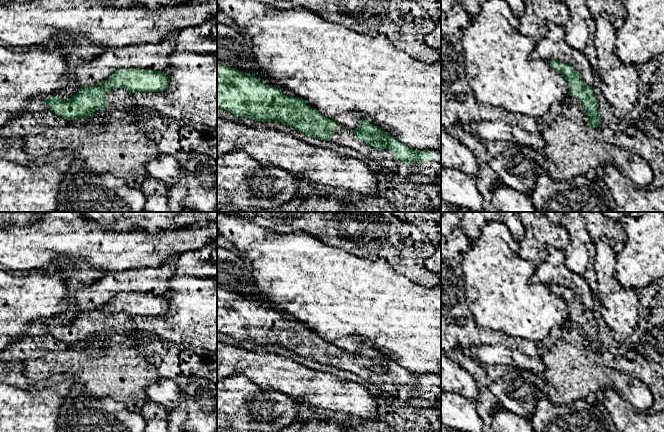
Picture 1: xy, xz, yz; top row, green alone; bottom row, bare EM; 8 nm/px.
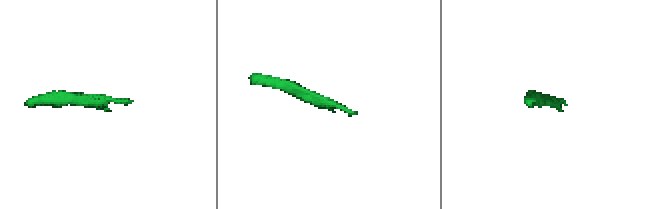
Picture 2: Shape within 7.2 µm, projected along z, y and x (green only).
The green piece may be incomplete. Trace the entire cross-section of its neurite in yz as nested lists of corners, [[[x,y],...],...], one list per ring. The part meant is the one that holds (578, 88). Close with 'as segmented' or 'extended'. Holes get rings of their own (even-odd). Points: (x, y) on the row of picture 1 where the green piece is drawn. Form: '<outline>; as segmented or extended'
[[[554,59],[547,62],[553,70],[561,74],[567,81],[568,95],[578,99],[584,106],[589,128],[591,130],[597,128],[601,124],[601,117],[598,110],[598,100],[592,86],[588,85],[570,64]]]; as segmented

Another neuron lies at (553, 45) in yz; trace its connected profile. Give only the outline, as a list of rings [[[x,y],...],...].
[[[546,22],[547,33],[537,40],[536,47],[530,53],[531,59],[551,59],[570,64],[576,69],[586,84],[592,86],[595,71],[583,51],[571,47],[565,38],[565,30],[561,25]]]

